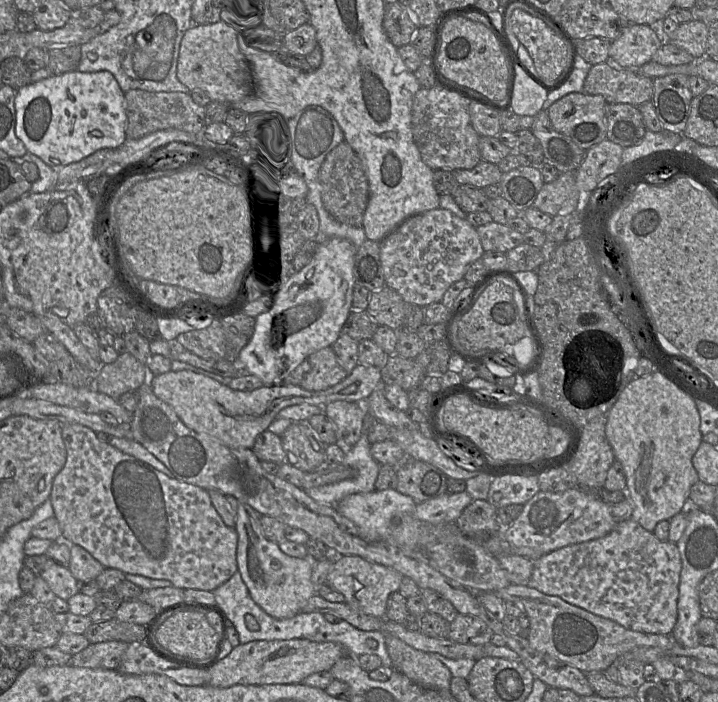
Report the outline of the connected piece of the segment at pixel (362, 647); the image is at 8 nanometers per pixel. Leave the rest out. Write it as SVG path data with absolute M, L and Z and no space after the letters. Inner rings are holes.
M340 620L337 623L330 623L328 621L323 622L324 628L320 633L322 637L325 637L325 640L317 640L315 642L334 642L341 645L345 651L346 655L349 656L359 656L363 654L374 654L380 658L378 654L378 647L374 649L368 646L367 641L370 637L367 634L371 635L371 638L375 640L375 637L372 637L374 631L364 631L350 626L347 621Z

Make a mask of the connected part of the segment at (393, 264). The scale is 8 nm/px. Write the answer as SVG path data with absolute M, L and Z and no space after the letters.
M441 207L411 216L380 241L380 262L385 285L395 290L407 304L421 307L441 302L446 290L462 279L468 266L481 258L483 253L476 227Z

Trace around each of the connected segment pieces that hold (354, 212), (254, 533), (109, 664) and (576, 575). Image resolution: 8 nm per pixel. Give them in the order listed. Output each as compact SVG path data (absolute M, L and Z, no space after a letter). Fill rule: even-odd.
M345 140L339 142L326 155L318 177L321 199L326 211L338 222L361 227L369 197L368 177L363 162Z
M239 501L234 526L238 535L237 569L251 598L267 614L277 619L291 618L316 594L311 578L314 561L309 556L297 558L282 552L277 543L264 536L260 519L261 515L255 509Z
M123 641L90 644L81 652L73 655L68 665L116 670L128 645L129 643Z
M627 519L604 537L571 544L533 560L527 586L559 596L627 629L671 635L678 616L681 567L676 543L661 541L653 531Z

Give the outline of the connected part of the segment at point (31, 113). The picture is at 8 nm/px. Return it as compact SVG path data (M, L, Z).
M108 71L53 74L17 90L15 133L27 151L57 172L97 150L117 148L126 140L126 100Z

